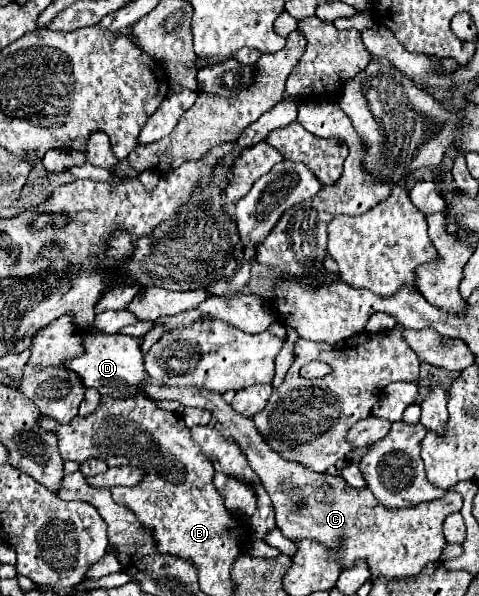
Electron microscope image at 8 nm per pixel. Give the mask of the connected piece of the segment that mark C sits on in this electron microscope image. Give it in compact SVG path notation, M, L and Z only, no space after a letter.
M148 379L144 383L144 393L150 399L176 399L182 405L202 407L212 413L214 419L234 437L246 455L250 467L260 477L262 487L268 491L274 511L276 525L288 539L314 539L324 545L332 559L340 561L344 569L354 567L358 559L366 559L372 579L404 579L418 575L428 563L436 563L446 547L442 535L442 523L450 513L462 509L460 493L446 493L444 497L420 503L406 509L388 509L378 503L378 499L368 489L350 487L340 475L314 473L302 463L288 461L272 451L262 435L256 431L252 419L236 413L228 403L224 403L220 393L196 389L196 387L168 387Z

